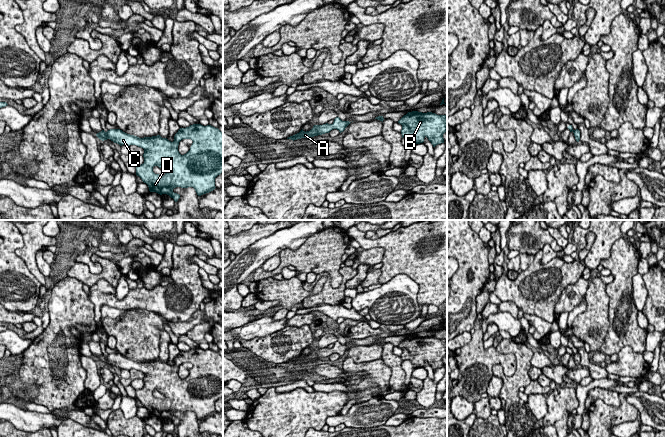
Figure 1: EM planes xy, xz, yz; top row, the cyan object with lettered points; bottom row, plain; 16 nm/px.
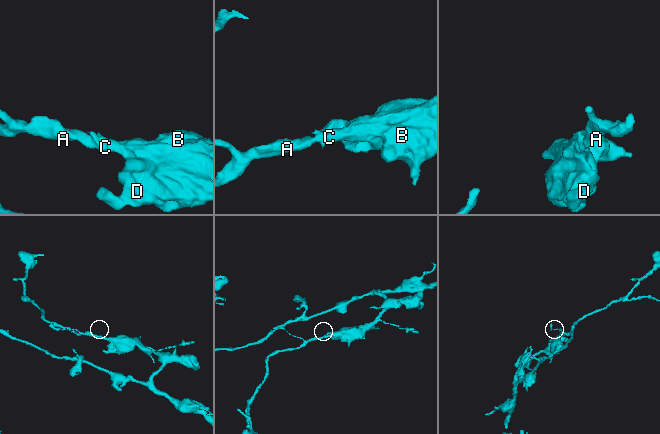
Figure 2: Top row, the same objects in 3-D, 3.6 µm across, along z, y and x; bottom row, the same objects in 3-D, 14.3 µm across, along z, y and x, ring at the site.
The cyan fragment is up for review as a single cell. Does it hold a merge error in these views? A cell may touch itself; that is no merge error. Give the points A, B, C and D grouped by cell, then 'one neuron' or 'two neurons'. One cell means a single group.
groups A B C D; one neuron

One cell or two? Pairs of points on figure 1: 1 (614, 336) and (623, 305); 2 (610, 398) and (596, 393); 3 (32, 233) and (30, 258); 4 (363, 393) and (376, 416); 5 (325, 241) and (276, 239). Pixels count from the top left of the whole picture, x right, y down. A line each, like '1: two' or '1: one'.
1: one
2: one
3: one
4: two
5: two

